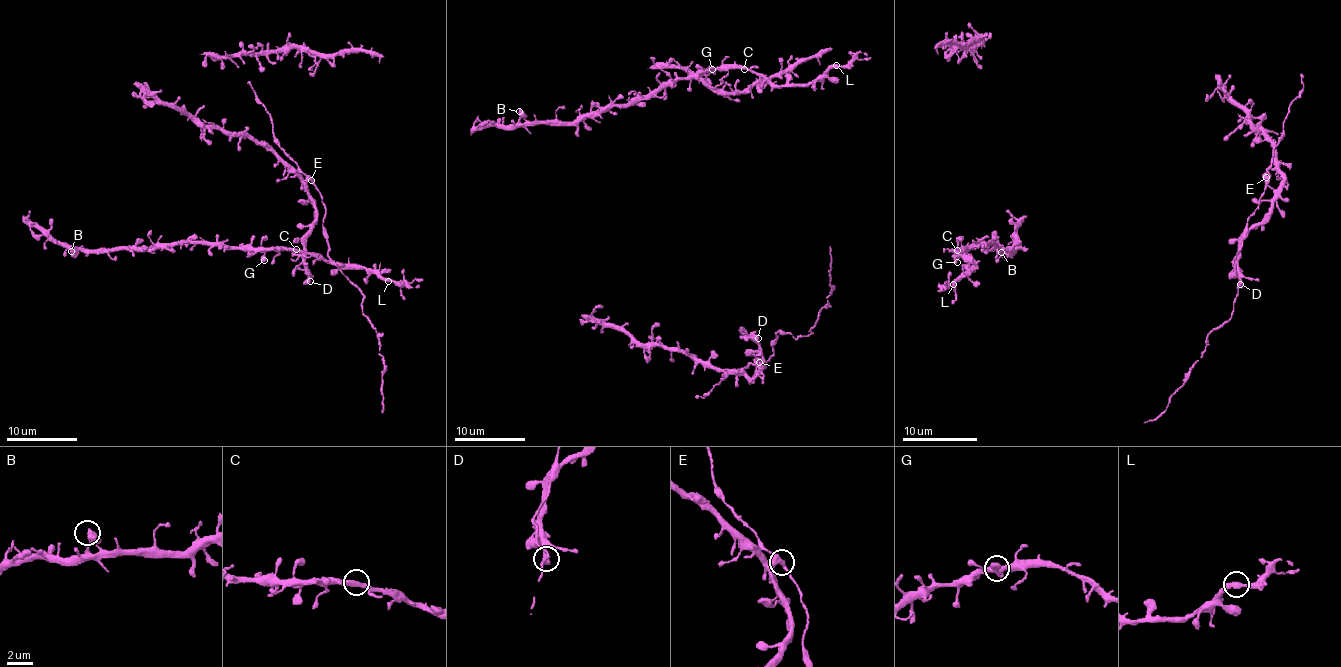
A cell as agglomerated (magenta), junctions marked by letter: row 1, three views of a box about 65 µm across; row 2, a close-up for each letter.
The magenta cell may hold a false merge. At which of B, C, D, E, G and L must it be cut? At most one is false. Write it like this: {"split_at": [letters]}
{"split_at": []}

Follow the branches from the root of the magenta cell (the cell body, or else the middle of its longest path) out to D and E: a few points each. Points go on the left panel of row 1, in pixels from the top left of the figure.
D: (345, 276), (327, 254), (326, 210), (310, 180), (306, 187), (315, 221), (304, 258), (310, 281)
E: (345, 276), (327, 254), (327, 235), (322, 224), (326, 210), (322, 196), (311, 180)

